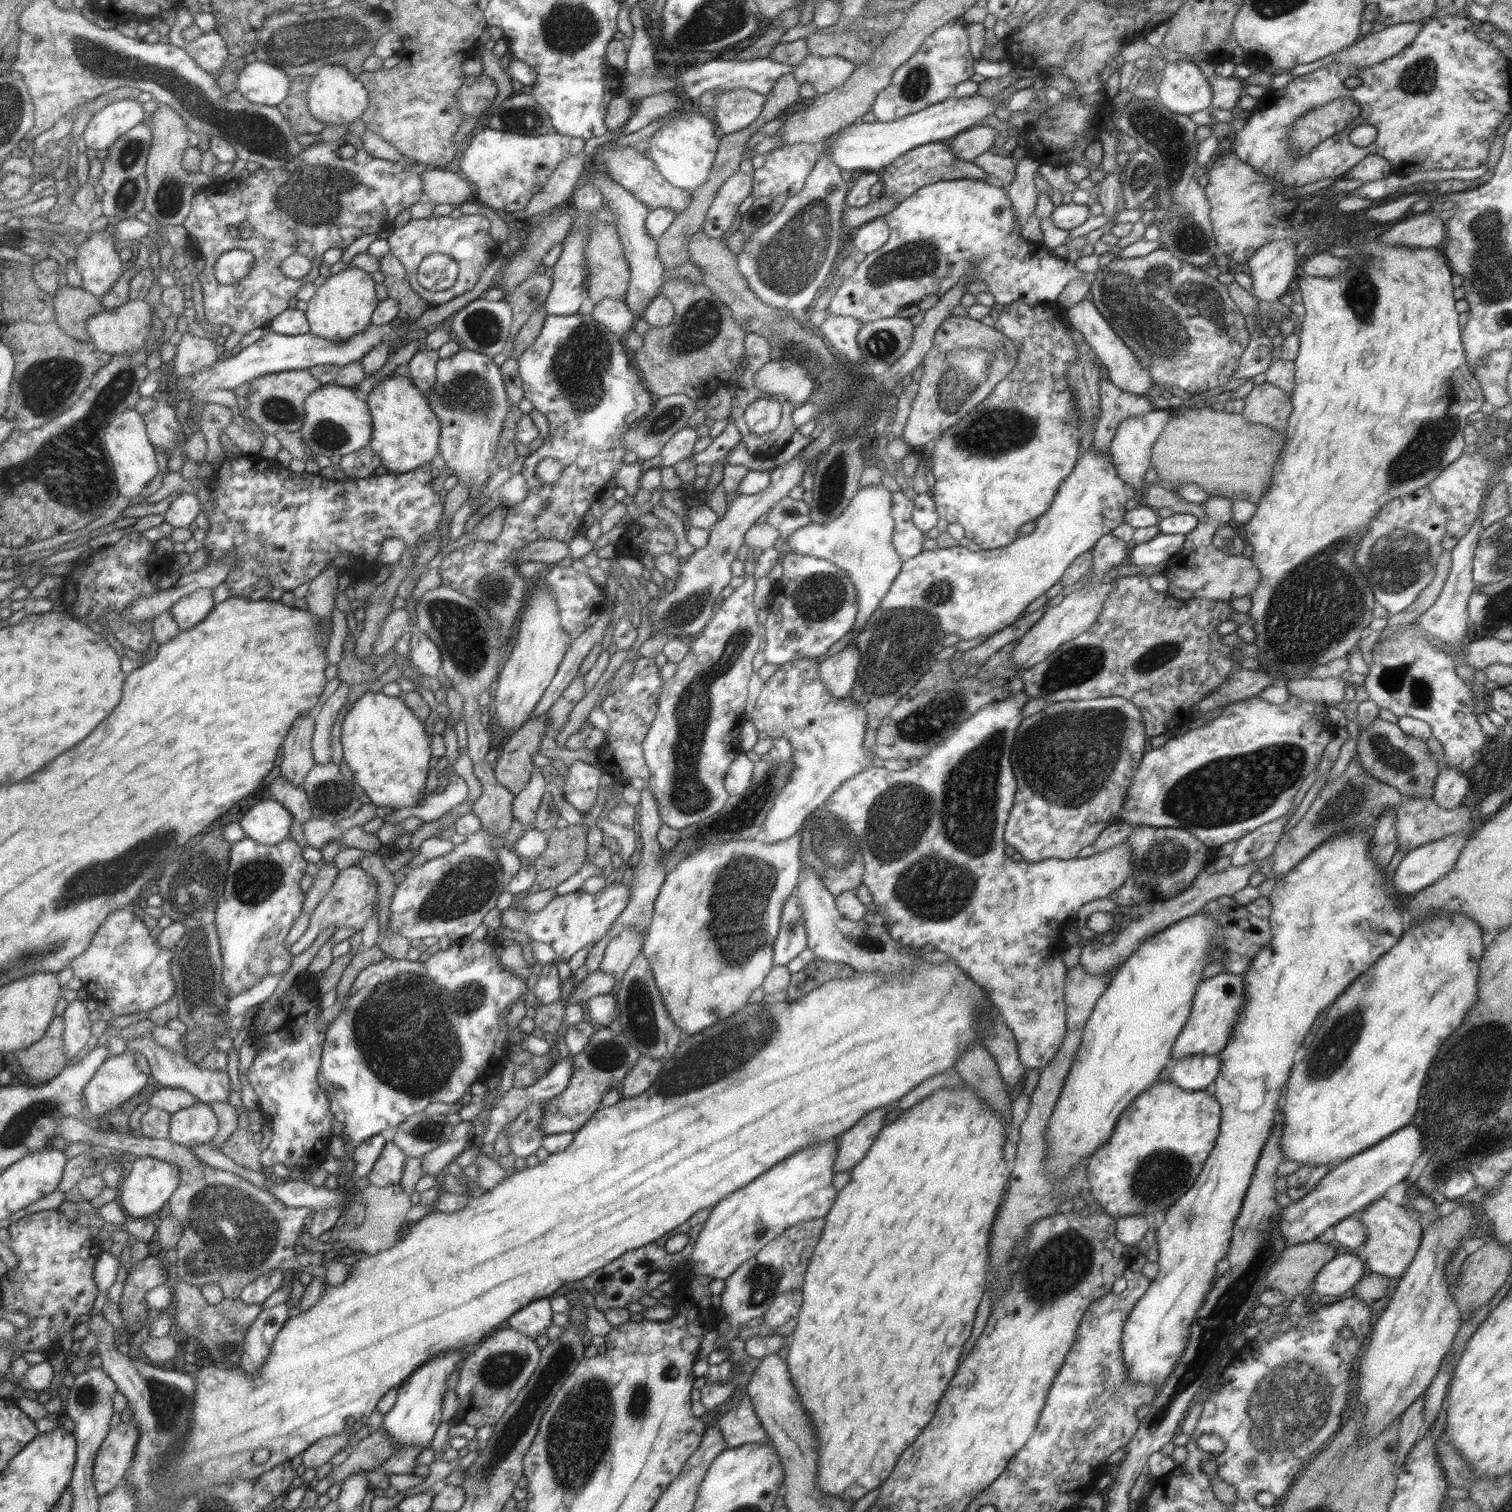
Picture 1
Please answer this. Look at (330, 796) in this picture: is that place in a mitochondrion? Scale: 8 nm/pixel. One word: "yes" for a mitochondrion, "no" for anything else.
yes

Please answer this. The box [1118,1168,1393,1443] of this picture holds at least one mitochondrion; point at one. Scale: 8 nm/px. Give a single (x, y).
(1221, 1315)

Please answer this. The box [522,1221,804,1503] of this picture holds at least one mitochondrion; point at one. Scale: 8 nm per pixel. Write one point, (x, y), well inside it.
(577, 1441)

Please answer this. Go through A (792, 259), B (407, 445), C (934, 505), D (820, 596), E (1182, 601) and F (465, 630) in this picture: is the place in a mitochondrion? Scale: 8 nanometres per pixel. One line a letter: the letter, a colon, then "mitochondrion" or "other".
A: mitochondrion
B: other
C: other
D: mitochondrion
E: other
F: mitochondrion

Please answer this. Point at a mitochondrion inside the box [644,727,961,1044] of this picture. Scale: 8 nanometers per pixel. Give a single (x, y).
(733, 923)

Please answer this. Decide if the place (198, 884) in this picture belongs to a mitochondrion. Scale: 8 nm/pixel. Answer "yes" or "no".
yes

